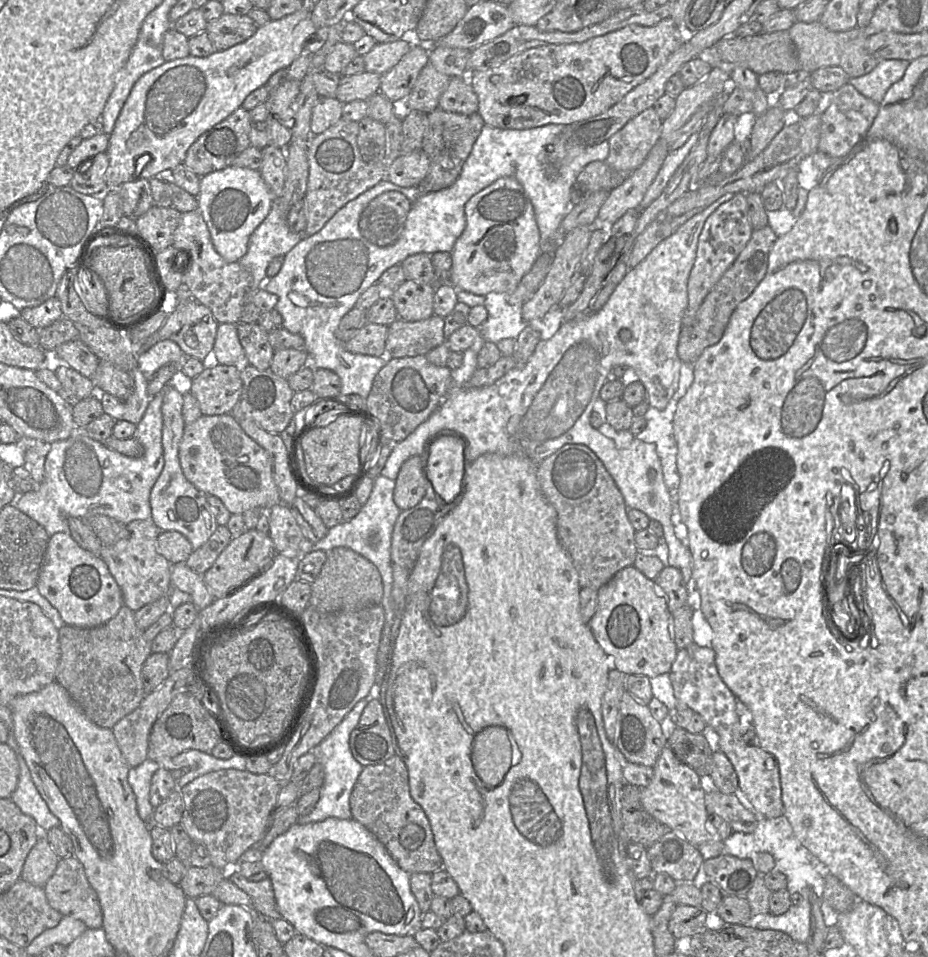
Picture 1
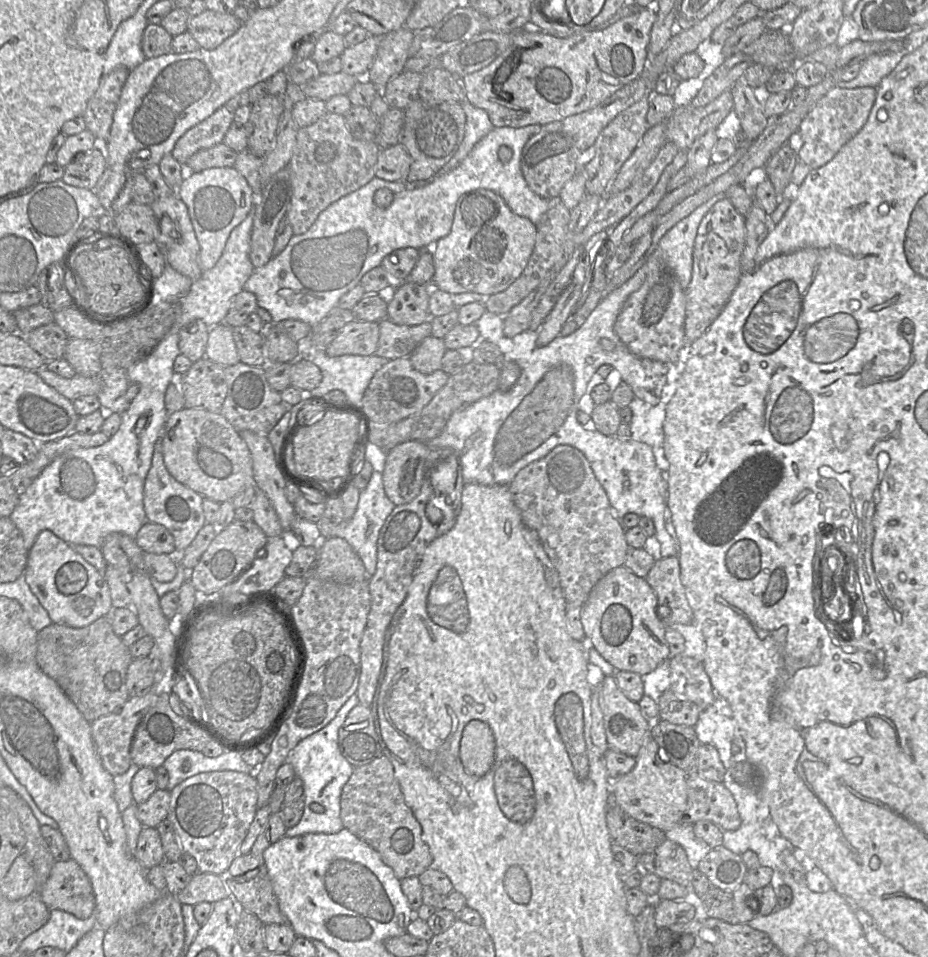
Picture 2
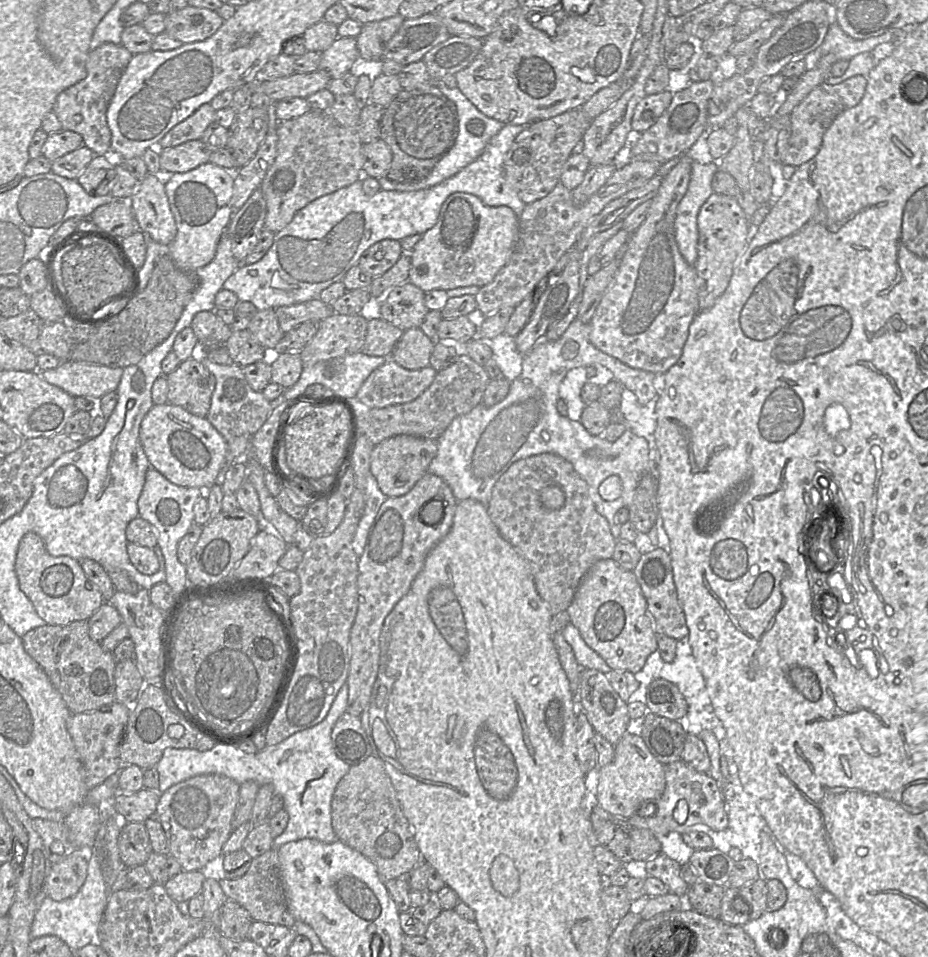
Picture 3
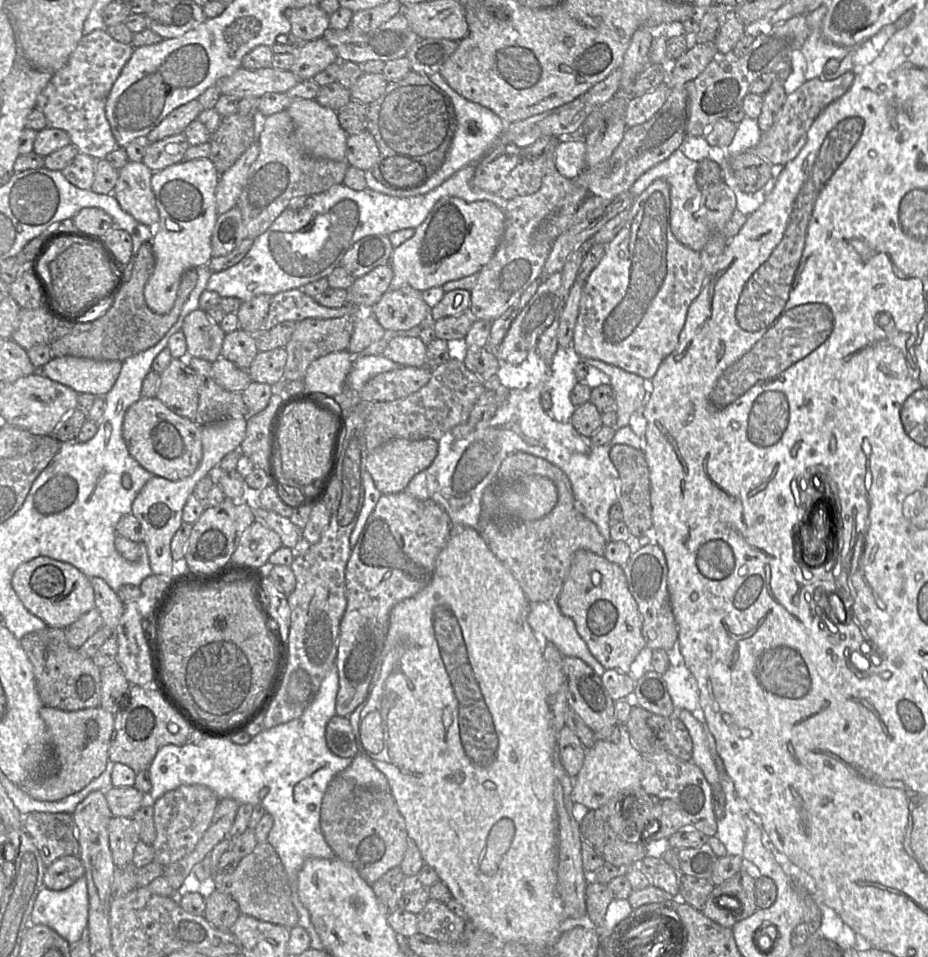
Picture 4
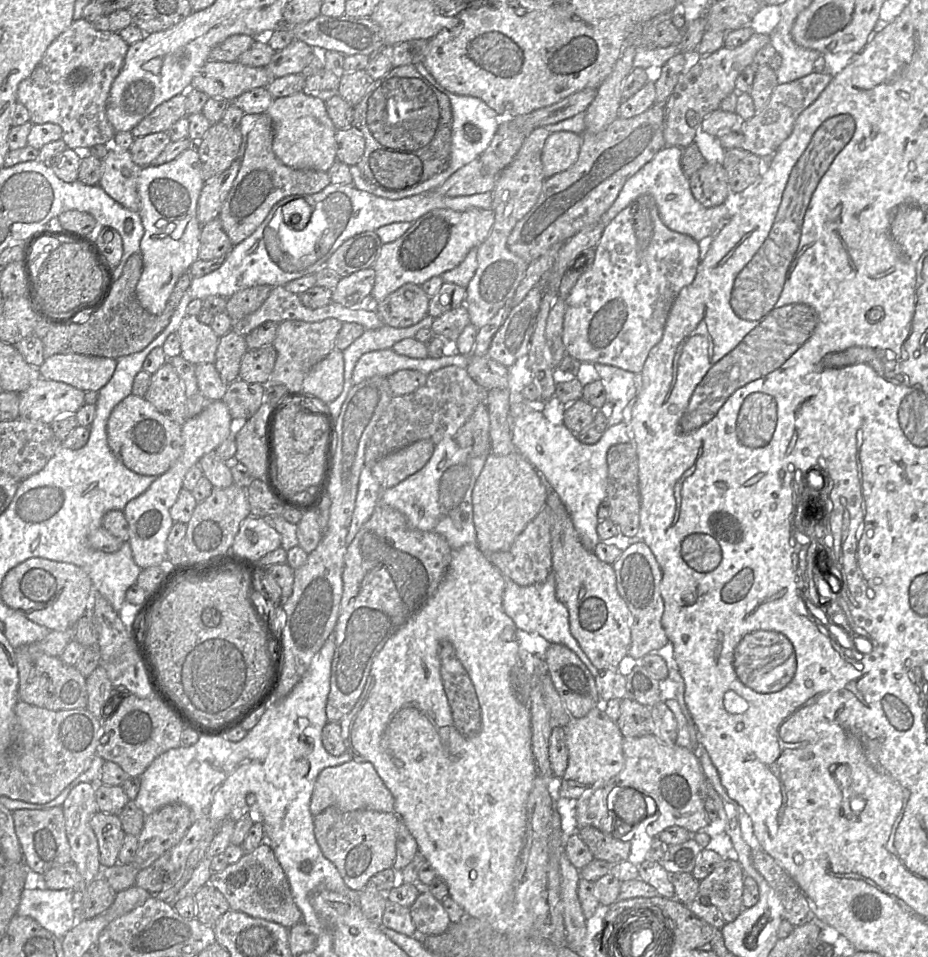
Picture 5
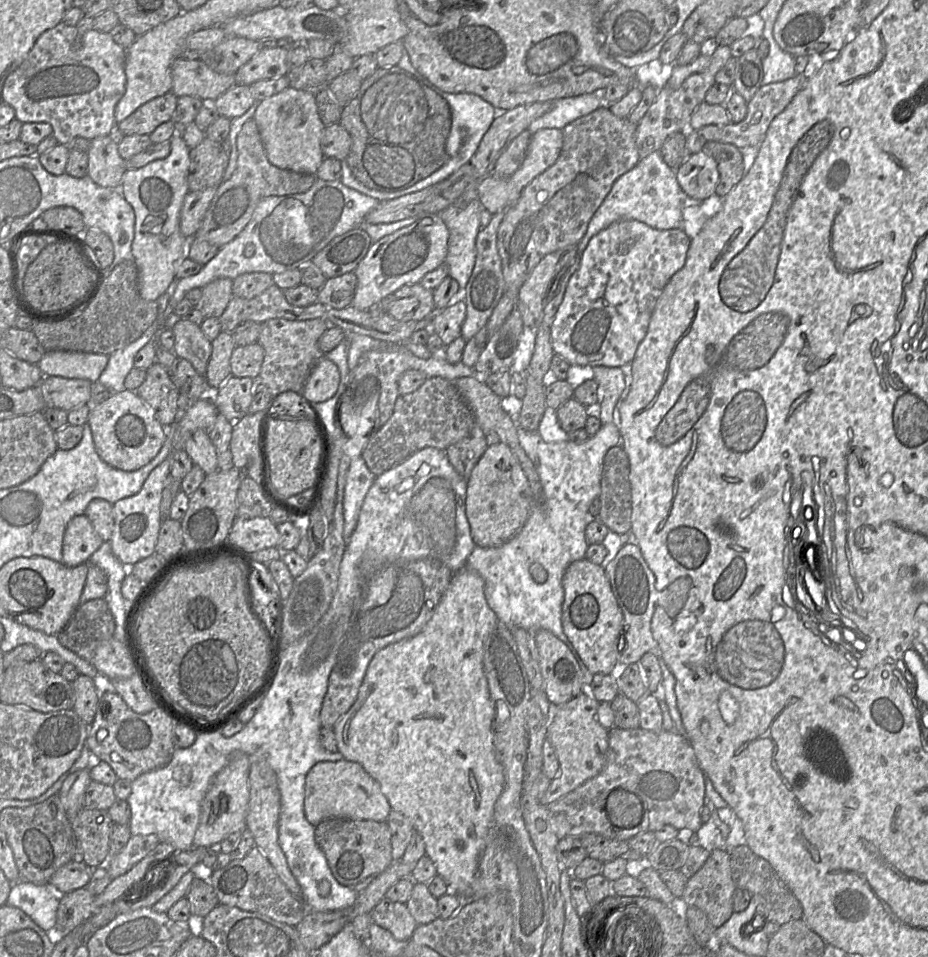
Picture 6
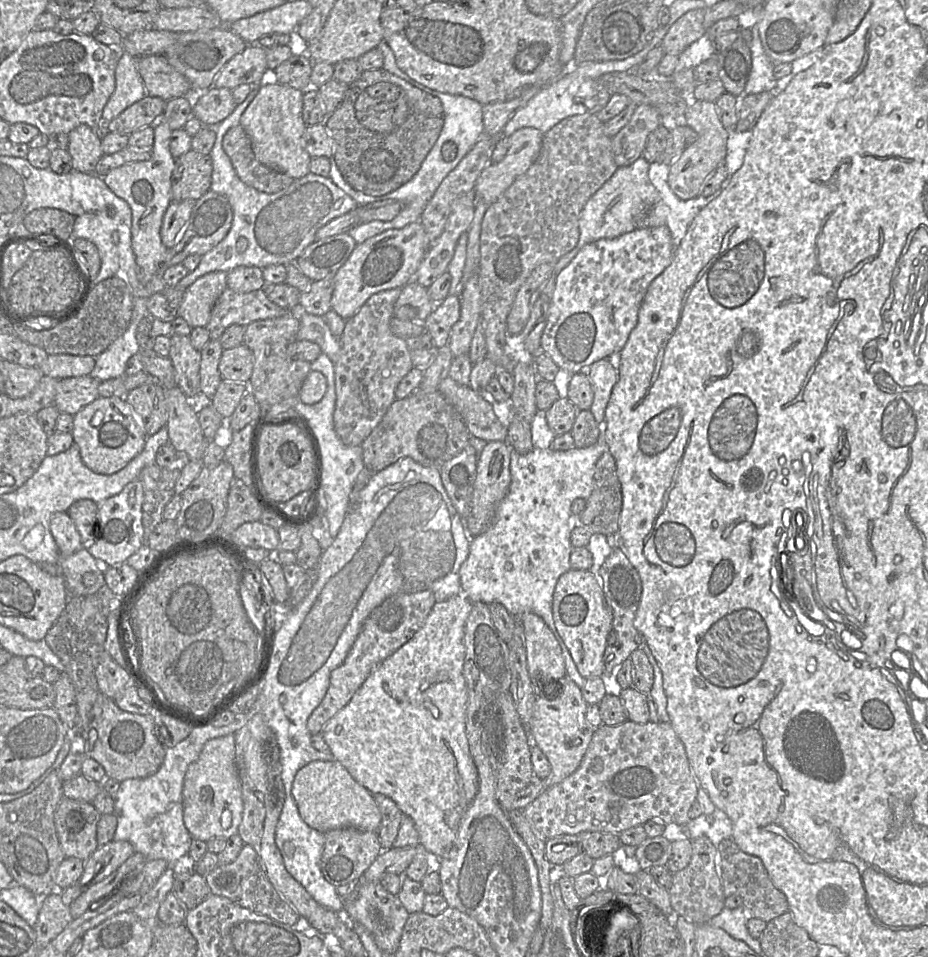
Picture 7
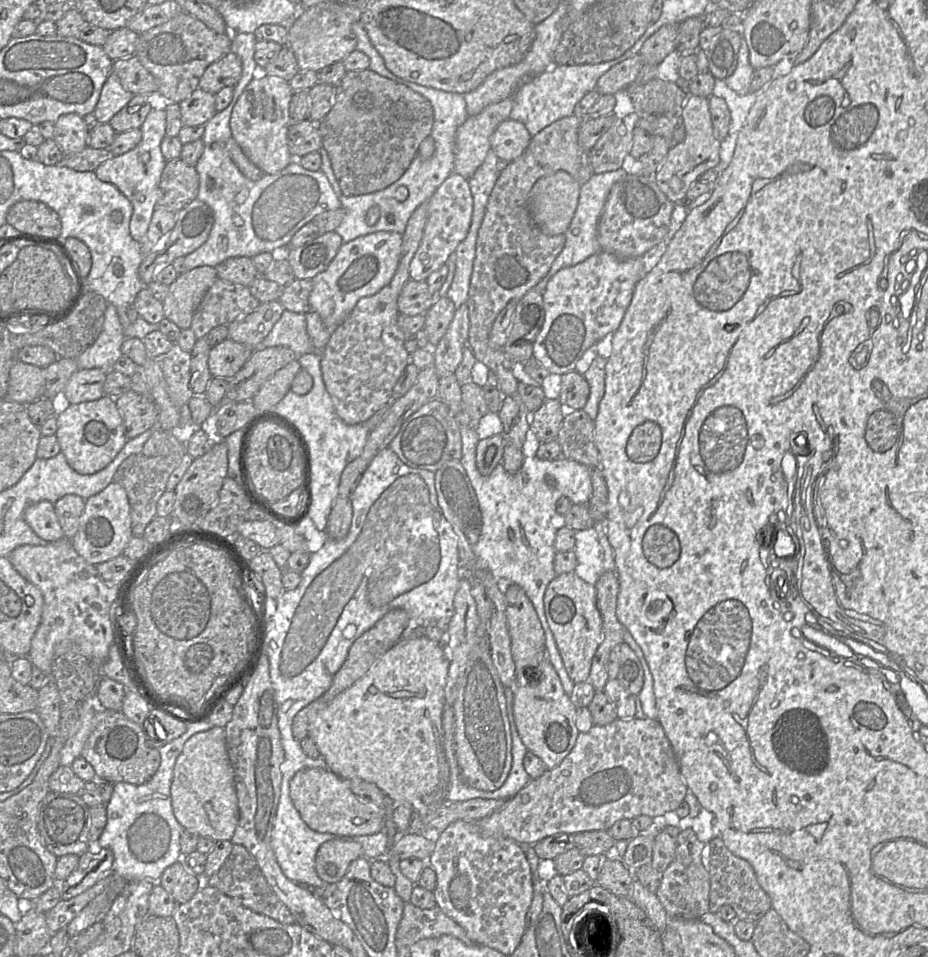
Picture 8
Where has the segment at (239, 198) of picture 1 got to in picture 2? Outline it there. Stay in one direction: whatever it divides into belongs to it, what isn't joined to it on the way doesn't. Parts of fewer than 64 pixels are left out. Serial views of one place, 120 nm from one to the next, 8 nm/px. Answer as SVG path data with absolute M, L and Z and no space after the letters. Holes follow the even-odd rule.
M233 167L187 173L181 186L175 190L188 208L200 246L199 265L202 271L208 270L214 267L221 257L231 231L251 214L254 192L246 179Z

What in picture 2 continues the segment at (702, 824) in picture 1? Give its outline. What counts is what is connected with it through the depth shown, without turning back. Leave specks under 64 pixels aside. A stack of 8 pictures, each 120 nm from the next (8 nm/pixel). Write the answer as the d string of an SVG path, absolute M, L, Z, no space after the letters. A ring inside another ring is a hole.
M648 739L635 757L632 770L610 779L610 795L617 805L632 818L664 832L681 825L686 813L687 773L664 758L653 739Z

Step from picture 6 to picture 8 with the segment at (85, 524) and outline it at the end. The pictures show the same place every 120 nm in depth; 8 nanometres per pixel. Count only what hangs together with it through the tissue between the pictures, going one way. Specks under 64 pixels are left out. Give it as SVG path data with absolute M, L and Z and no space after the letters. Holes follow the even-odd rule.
M44 500L30 505L24 512L24 519L39 537L48 542L65 537L54 505L49 501Z

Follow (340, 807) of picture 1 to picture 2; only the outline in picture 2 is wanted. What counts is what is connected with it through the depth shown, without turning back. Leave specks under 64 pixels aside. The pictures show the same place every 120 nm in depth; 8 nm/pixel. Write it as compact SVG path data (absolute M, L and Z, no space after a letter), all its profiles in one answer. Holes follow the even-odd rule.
M355 694L345 702L324 728L301 740L288 754L286 762L292 765L296 777L303 782L305 806L301 820L297 825L287 829L285 836L295 837L310 833L335 834L344 828L340 817L340 797L354 767L340 752L338 732L349 712L357 705L359 699Z

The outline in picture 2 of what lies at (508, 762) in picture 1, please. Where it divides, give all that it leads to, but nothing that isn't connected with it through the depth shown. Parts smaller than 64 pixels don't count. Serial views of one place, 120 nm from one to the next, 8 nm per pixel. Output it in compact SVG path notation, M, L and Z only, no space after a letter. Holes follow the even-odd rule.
M472 720L465 726L460 741L460 758L470 774L482 777L491 769L495 748L495 738L487 723Z

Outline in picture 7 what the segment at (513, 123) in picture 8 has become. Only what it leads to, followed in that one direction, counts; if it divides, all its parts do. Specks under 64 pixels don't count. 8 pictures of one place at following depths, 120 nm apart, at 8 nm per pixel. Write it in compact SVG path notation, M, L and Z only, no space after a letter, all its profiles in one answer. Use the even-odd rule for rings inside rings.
M525 127L516 130L508 137L509 149L503 160L487 166L481 172L475 185L477 196L483 199L488 205L497 201L515 179L524 174L533 164L541 149L543 133L536 128Z

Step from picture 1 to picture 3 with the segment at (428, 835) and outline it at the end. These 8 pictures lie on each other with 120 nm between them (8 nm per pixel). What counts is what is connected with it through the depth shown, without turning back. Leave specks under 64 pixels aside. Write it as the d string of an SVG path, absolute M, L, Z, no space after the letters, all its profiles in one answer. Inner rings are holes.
M371 755L359 764L350 766L348 773L338 782L331 801L331 821L337 839L371 861L383 883L399 877L407 877L423 861L392 782L382 760L378 757Z

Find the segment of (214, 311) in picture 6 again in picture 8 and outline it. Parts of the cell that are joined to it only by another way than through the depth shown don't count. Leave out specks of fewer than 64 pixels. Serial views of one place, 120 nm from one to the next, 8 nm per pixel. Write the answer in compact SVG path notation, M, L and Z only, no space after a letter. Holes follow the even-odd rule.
M200 266L178 275L162 302L164 317L181 330L191 326L192 317L204 295L218 279L215 267Z

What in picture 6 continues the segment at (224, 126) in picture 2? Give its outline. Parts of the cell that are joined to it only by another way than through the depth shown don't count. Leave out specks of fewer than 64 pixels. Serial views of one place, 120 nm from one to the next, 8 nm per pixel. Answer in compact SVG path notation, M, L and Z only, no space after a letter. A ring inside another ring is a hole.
M172 92L156 97L138 109L116 128L125 135L150 135L160 124L171 121L176 110L178 97Z

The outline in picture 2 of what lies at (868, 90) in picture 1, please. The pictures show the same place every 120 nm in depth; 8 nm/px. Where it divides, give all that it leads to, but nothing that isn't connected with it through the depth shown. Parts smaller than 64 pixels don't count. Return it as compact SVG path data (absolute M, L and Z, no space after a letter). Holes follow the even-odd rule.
M906 49L901 53L894 54L872 54L863 60L858 75L849 81L838 81L836 87L858 88L870 86L876 88L881 80L890 74L902 57L906 54Z

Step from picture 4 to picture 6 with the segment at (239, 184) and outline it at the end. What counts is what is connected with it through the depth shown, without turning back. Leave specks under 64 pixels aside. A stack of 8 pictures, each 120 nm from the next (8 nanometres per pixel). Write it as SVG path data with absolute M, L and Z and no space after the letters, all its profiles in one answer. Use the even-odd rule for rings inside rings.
M217 187L189 192L180 211L180 230L186 238L193 238L198 231Z

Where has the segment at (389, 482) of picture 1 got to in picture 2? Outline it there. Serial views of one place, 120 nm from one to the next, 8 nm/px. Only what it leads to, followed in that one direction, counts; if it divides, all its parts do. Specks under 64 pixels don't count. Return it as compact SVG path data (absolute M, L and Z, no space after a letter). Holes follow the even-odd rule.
M373 471L369 483L360 493L356 511L351 519L343 521L334 529L334 537L344 539L360 557L368 577L376 571L379 532L395 506L385 493L382 473Z

